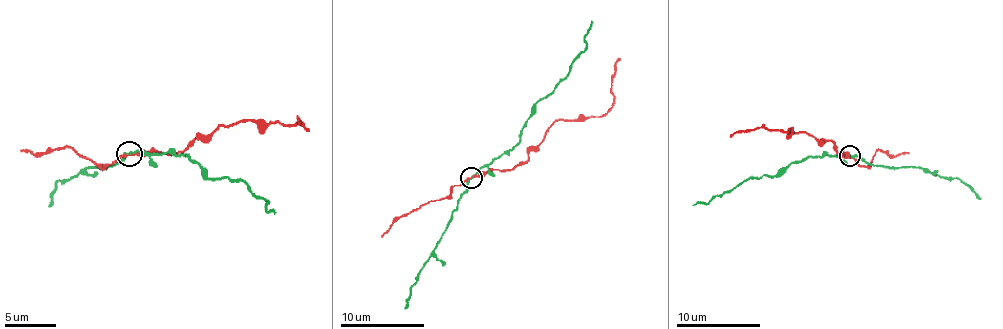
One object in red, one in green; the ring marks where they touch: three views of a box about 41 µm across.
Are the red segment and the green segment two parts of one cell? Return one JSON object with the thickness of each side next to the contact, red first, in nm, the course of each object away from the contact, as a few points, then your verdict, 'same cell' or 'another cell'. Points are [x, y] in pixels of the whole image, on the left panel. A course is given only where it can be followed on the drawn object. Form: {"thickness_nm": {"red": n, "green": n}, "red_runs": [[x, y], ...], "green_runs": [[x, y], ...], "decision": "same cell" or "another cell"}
{"thickness_nm": {"red": 190, "green": 200}, "red_runs": [[129, 154], [183, 152], [198, 136], [237, 121], [290, 124], [298, 119], [308, 131]], "green_runs": [[129, 154], [188, 154], [208, 177], [242, 180], [275, 213]], "decision": "same cell"}

